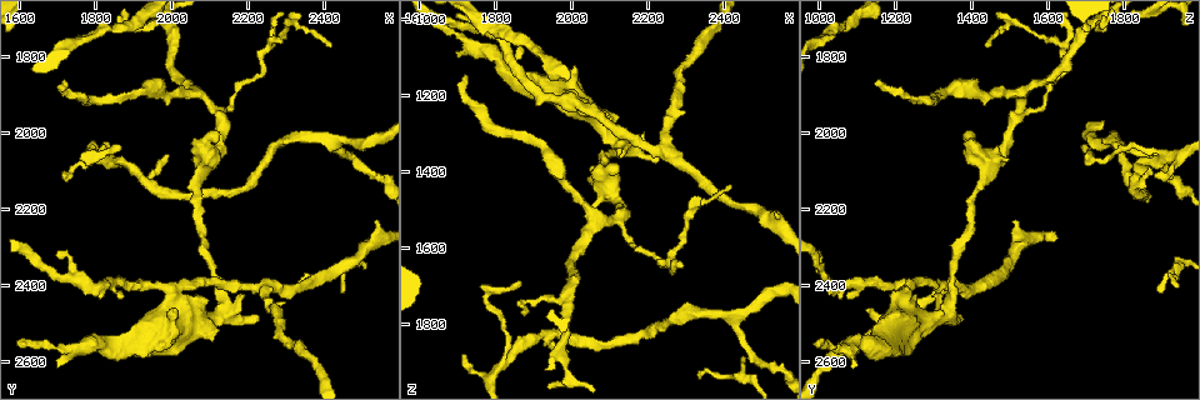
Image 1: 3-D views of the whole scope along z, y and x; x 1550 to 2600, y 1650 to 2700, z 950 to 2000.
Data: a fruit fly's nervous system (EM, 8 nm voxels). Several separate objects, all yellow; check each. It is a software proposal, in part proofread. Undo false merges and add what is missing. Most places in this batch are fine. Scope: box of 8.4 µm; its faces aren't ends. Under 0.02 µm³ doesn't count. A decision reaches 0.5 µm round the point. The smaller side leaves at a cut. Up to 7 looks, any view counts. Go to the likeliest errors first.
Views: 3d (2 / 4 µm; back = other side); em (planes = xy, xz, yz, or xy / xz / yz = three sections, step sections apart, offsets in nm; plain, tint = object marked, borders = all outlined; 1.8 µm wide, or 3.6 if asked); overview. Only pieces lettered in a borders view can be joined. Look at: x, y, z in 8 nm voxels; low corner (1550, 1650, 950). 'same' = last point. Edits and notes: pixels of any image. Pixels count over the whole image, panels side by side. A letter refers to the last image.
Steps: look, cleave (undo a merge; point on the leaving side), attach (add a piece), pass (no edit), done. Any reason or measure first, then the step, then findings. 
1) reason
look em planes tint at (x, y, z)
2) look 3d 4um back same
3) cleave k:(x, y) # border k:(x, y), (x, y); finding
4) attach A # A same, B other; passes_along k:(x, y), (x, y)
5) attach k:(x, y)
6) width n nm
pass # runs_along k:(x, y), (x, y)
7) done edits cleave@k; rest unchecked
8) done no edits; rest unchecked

tapers out
look 3d 4um at (1710, 2110, 1885)

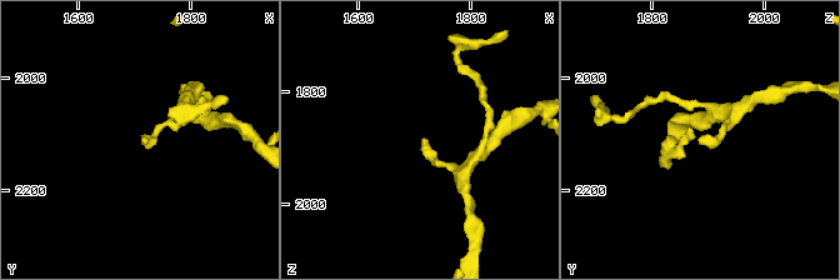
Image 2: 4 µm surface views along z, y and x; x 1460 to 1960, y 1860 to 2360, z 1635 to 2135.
shape alone is not enough
look em planes borders at (1715, 2120, 1880)

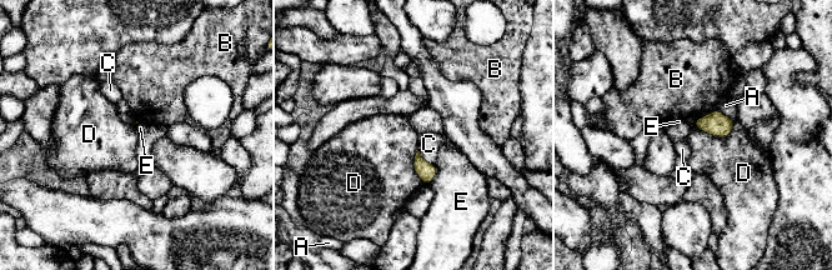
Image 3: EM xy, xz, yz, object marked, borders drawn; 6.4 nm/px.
pass # A other, B other, C other, D other, E other; border 3:(735, 120), (725, 136), (693, 126); no lettered piece goes on from it

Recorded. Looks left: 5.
look em 3.6um xz step 8 tint at (2030, 2470, 1225)

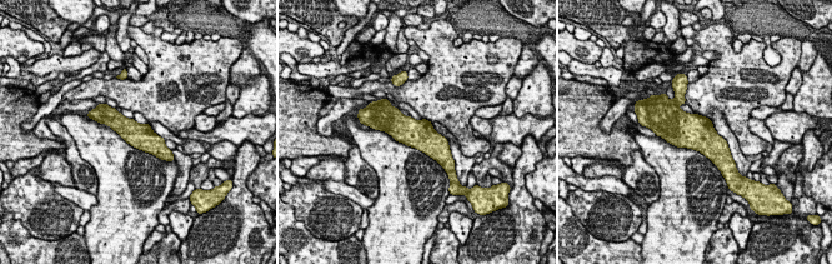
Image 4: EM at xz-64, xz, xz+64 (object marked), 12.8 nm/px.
look em 3.6um planes borders same

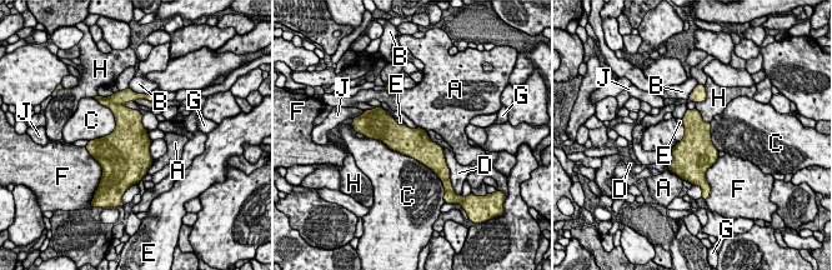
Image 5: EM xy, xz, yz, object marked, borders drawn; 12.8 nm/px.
cleave 5:(126, 95) # A other, B other, C other, D other, E other, F other, G other, H other, J other; border 5:(111, 101), (121, 104); two cells meet here

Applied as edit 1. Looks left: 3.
done edits cleave@5; rest unchecked

